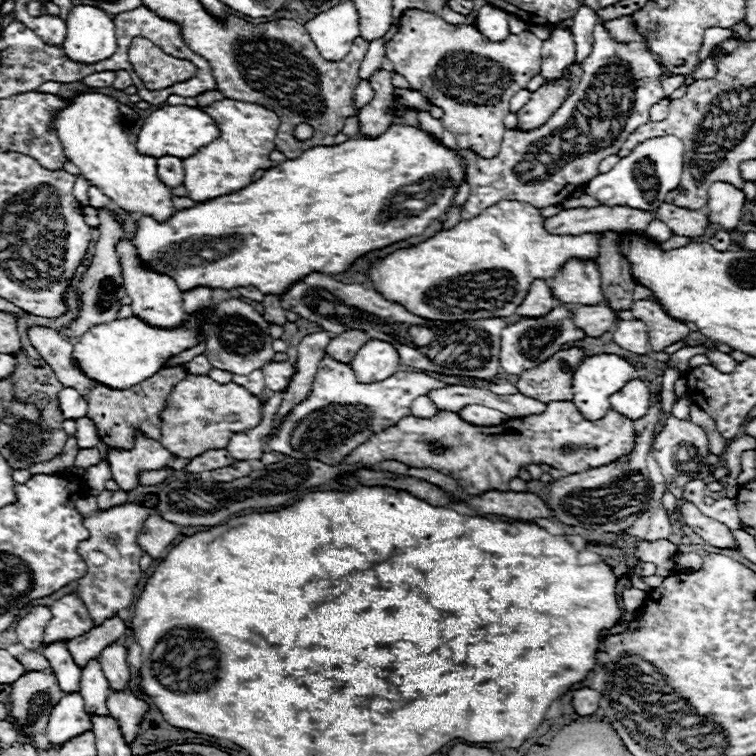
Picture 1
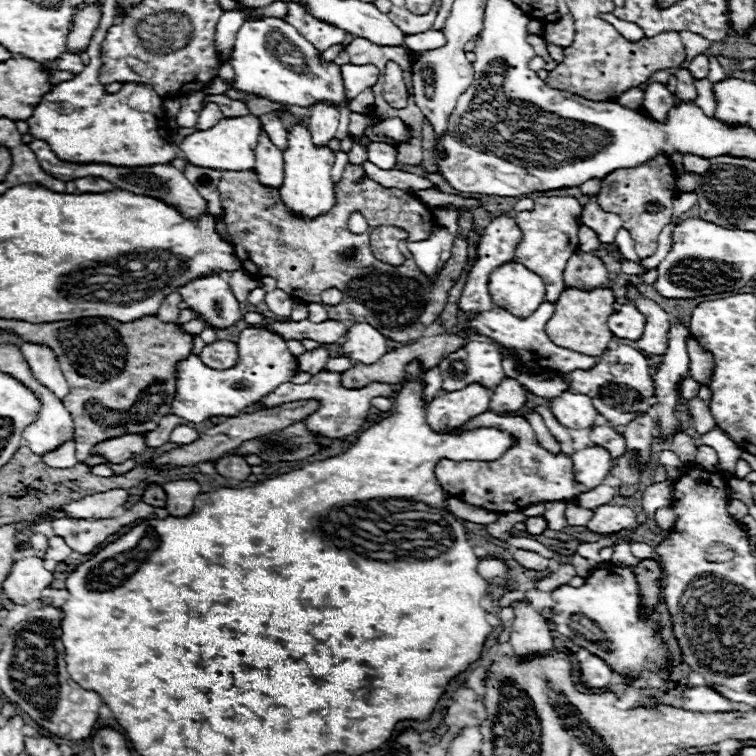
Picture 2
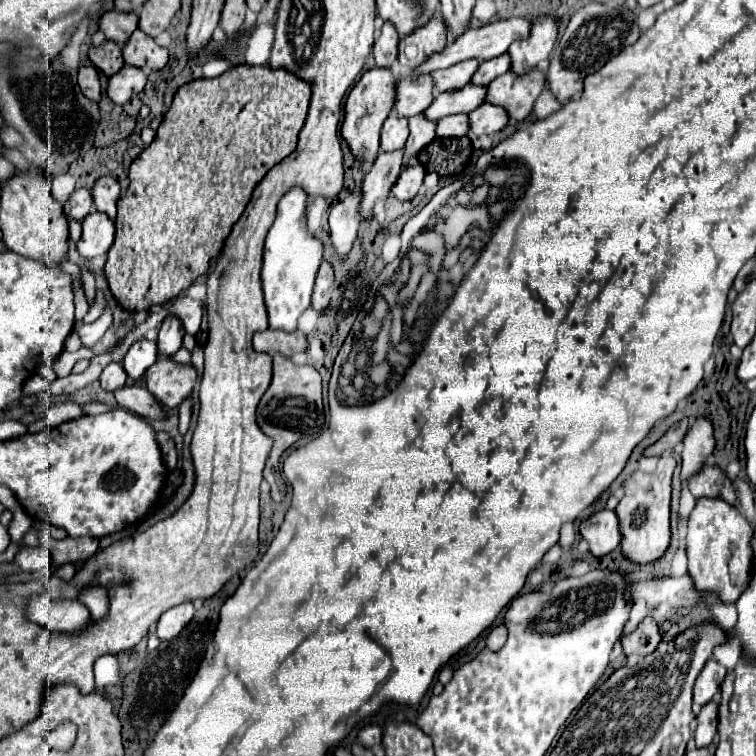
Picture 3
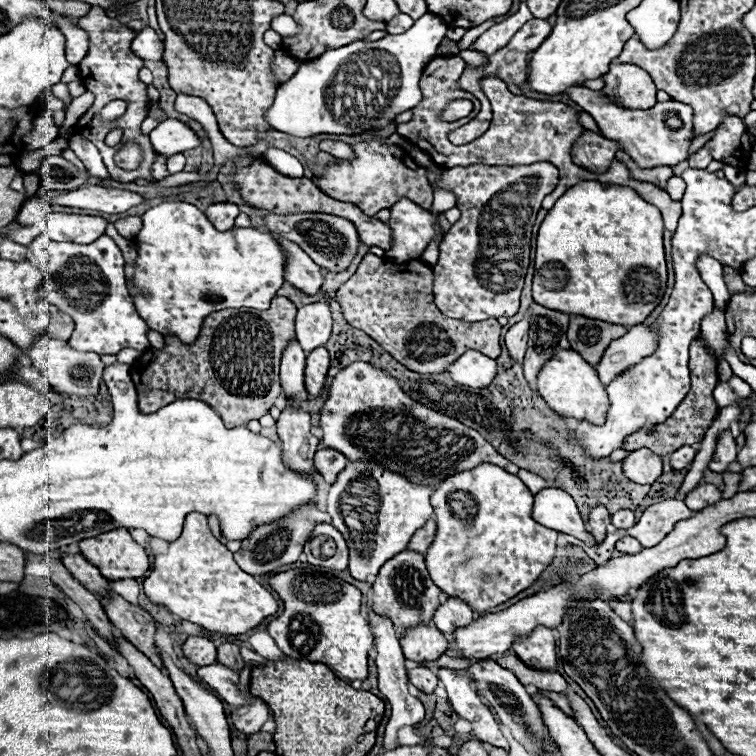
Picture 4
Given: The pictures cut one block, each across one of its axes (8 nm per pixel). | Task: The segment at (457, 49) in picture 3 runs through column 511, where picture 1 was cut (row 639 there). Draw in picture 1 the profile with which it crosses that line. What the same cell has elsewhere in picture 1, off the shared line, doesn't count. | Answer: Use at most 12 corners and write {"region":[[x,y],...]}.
{"region":[[32,608],[18,624],[18,642],[28,650],[44,644],[50,608]]}

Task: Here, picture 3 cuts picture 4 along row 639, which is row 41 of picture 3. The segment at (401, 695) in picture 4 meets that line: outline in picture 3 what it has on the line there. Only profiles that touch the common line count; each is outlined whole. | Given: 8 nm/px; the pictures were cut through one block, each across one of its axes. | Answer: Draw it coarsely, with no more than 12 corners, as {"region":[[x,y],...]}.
{"region":[[384,22],[372,46],[378,68],[390,68],[398,54],[398,34]]}

